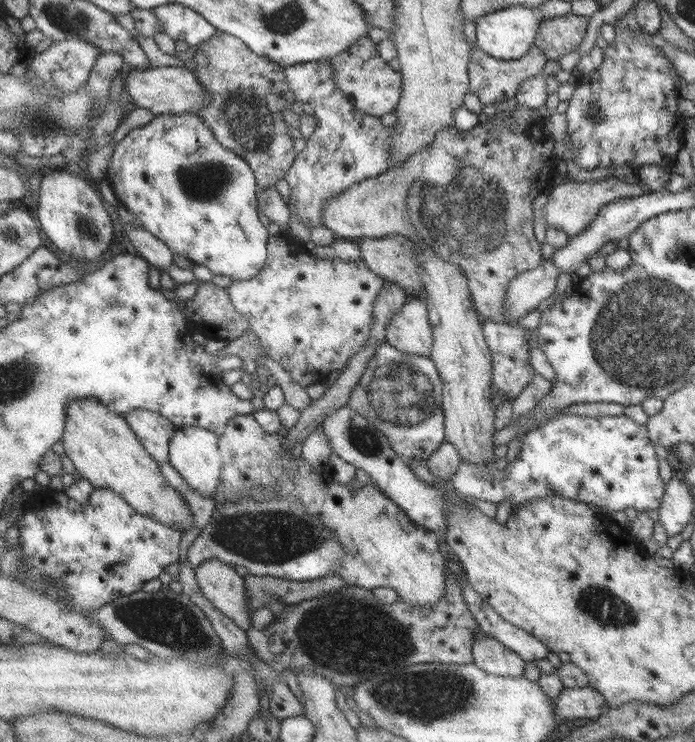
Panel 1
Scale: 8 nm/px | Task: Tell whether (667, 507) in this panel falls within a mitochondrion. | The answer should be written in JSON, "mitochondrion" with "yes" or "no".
{"mitochondrion":"no"}

